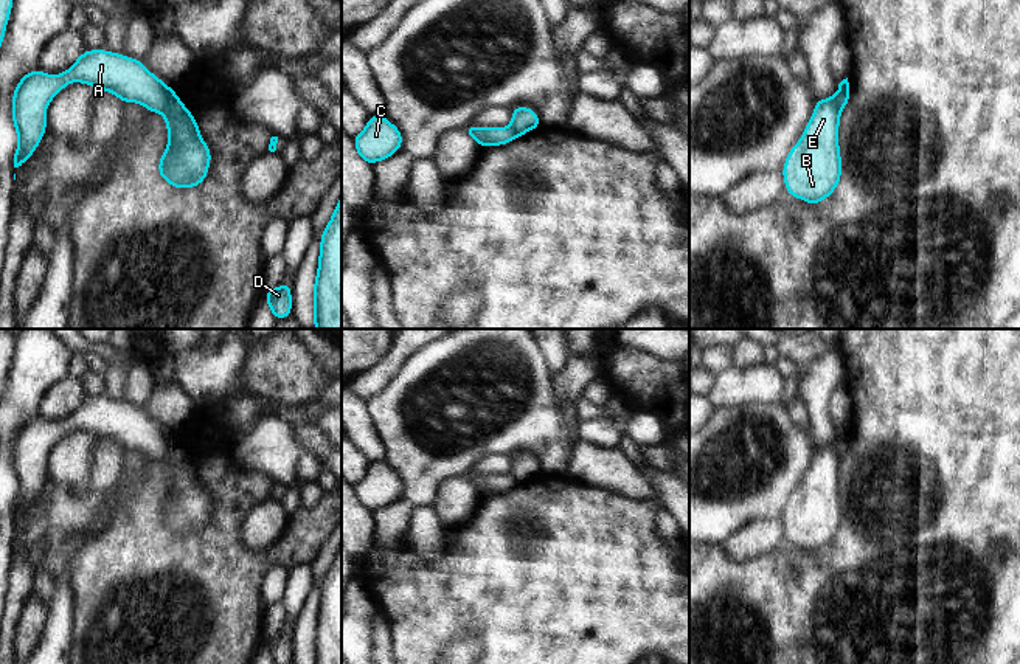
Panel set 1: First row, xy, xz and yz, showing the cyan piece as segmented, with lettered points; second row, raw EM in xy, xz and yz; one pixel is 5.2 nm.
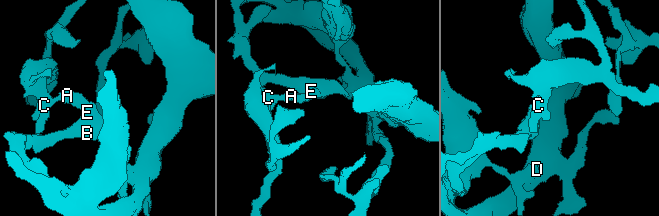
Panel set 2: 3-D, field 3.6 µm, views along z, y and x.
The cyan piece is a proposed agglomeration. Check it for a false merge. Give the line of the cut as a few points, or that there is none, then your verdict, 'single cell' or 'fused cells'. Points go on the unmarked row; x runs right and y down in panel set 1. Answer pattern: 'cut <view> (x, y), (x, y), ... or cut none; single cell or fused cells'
cut xy (170, 435), (163, 455), (159, 459); fused cells

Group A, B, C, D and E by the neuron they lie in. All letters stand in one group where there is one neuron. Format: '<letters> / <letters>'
A C / B D E

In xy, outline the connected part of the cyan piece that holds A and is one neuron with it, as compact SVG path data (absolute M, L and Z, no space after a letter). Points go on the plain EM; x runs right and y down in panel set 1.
M85 397L75 413L59 422L36 416L22 424L12 441L11 462L17 481L14 515L25 512L47 481L47 455L71 430L113 441L160 461L169 434L141 406L109 397Z

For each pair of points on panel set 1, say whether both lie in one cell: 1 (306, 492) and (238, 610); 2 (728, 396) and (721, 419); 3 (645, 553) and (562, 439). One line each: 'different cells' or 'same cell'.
1: different cells
2: different cells
3: different cells

